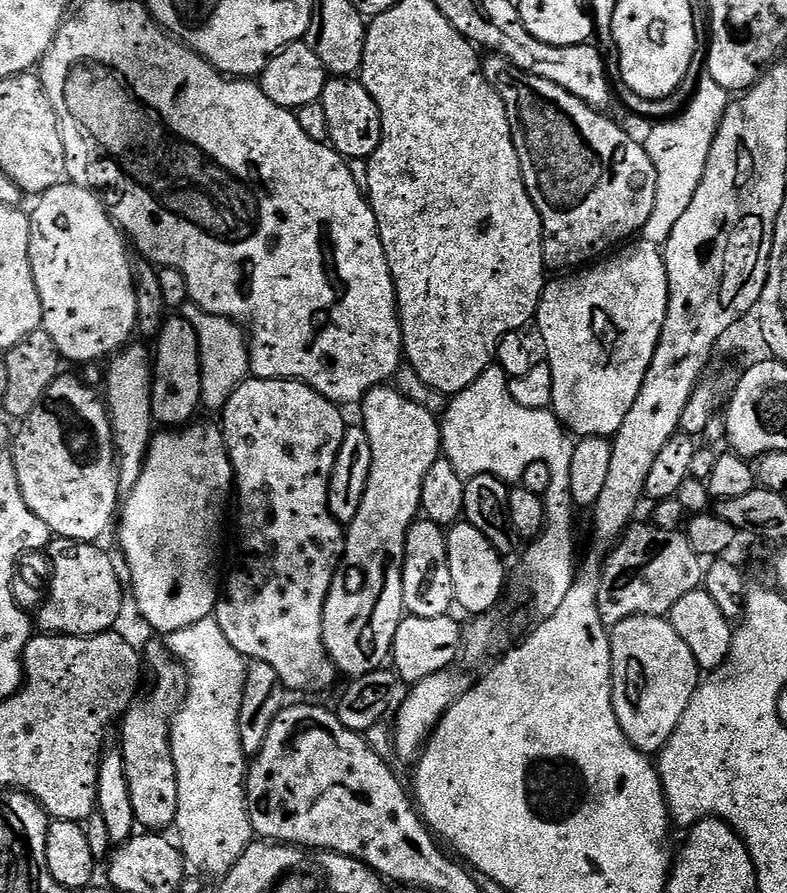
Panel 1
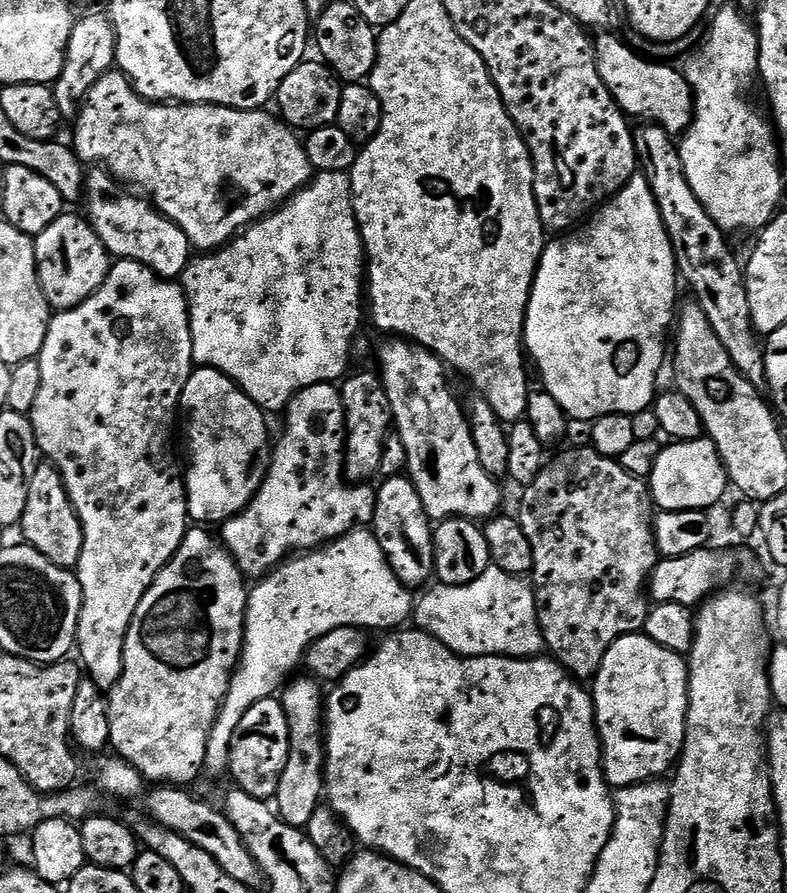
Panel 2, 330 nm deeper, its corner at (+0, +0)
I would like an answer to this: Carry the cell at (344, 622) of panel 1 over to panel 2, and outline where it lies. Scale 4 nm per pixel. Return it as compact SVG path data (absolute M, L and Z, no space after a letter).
M293 679L282 692L282 703L290 726L290 754L274 797L274 808L280 819L301 830L307 829L310 818L314 818L314 810L322 807L326 731L326 700L322 692L320 696L321 685L315 679L303 679Z

